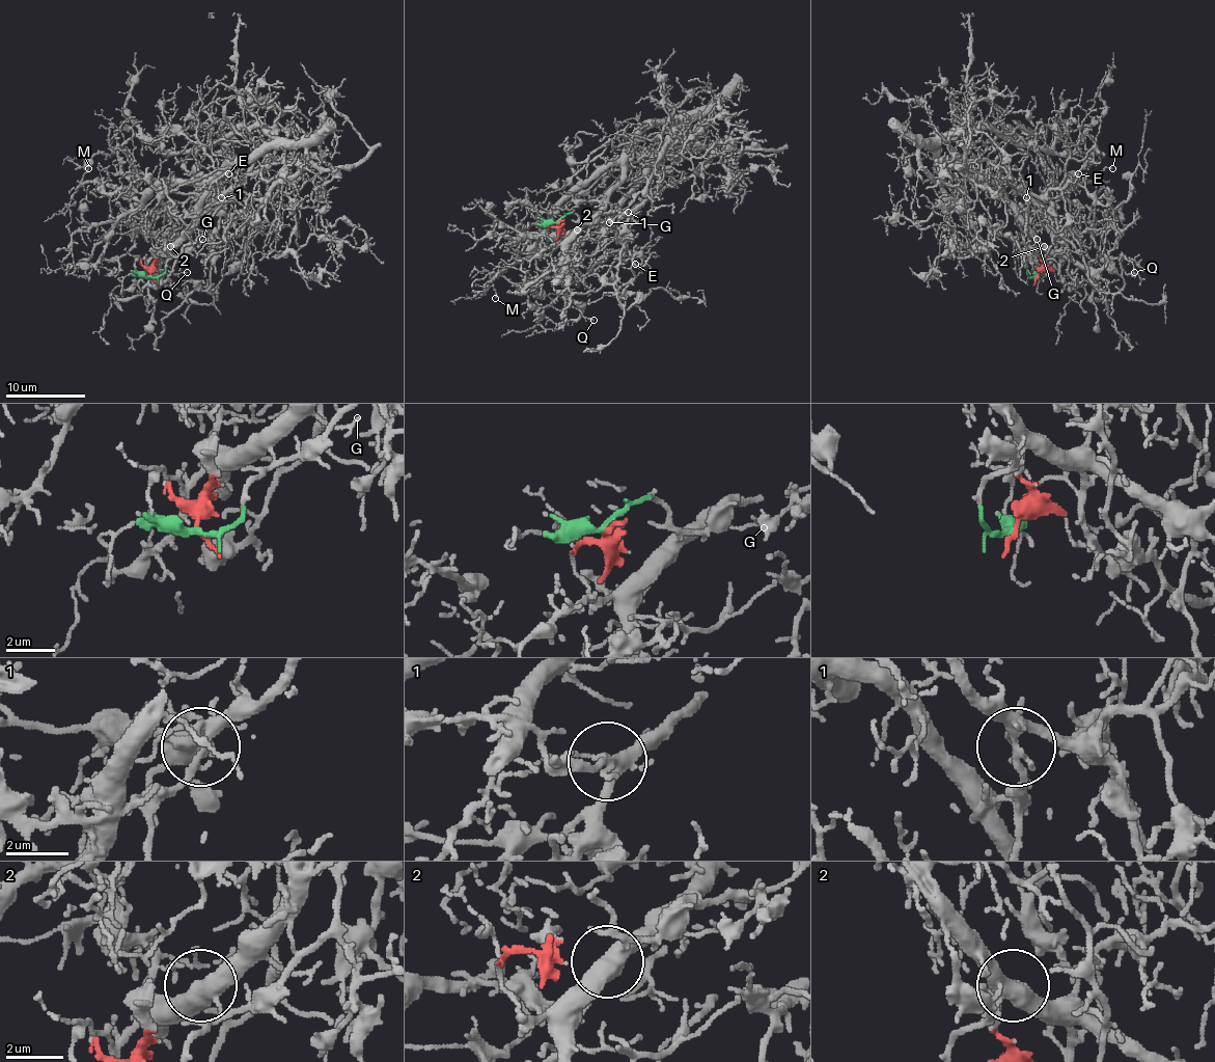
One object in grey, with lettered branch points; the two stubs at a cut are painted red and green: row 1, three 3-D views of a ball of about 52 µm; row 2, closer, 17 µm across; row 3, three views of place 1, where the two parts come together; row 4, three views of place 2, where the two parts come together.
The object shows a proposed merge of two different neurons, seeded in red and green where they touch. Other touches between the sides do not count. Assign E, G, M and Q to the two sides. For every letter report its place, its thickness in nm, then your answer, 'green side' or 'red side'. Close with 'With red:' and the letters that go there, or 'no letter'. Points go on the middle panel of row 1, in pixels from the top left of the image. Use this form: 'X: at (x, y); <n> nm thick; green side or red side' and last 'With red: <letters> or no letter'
E: at (635, 264); 130 nm thick; green side
G: at (609, 222); 140 nm thick; red side
M: at (495, 298); 120 nm thick; red side
Q: at (594, 320); 100 nm thick; red side
With red: G, M, Q

